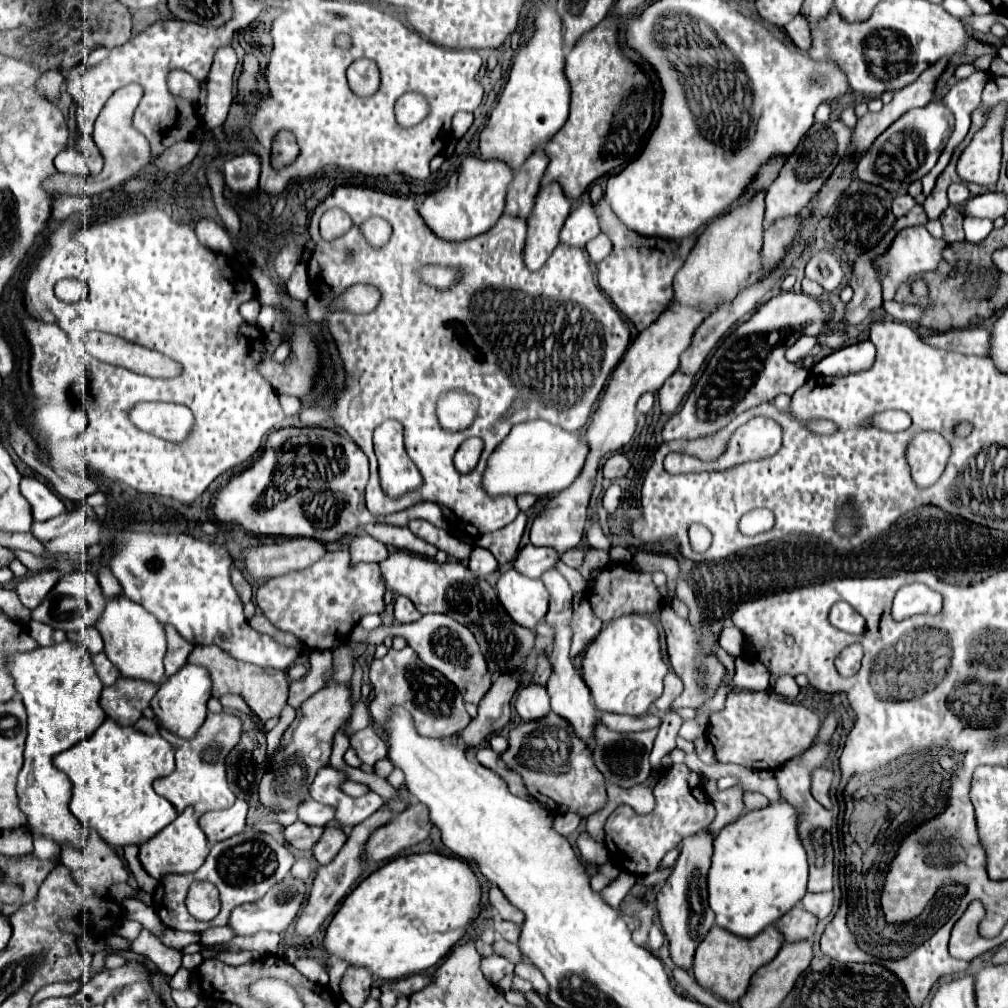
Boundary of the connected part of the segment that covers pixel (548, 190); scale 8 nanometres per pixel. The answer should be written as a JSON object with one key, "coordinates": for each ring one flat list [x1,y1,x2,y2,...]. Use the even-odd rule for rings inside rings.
{"coordinates":[[549,184,539,190,527,220,529,240,525,240,525,266,531,272,539,270,559,244,559,232,569,210,571,202,565,198,559,184]]}

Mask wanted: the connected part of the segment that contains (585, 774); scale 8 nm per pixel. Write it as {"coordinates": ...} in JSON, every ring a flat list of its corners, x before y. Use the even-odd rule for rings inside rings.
{"coordinates":[[555,714,513,728,509,734,509,748,501,754,501,760,521,774,529,794,555,814,575,812,587,818,607,804,605,778,595,768,591,750,575,736,573,728]]}

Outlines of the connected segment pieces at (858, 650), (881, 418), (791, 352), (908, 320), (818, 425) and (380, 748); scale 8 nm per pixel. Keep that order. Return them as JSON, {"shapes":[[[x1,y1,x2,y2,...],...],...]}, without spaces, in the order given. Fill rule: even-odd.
{"shapes":[[[851,644,841,650,841,654,835,660,835,666,839,674,849,675,861,668,861,658,863,658,863,648,861,644]],[[887,410,887,412,873,416,869,420,869,426,875,426,875,428,887,430,887,432,901,432,911,426,911,418,909,418,909,414,905,414,901,410]],[[801,336,801,338,785,352,785,358,787,358,789,362,797,362,797,360,805,358,807,354,811,354,811,350,813,350,815,344,817,344,817,338,813,338,813,336]],[[883,302,881,306,889,316,893,316,897,322,903,322,903,324,917,324,919,316,921,316,921,308,919,306,911,306,911,304,899,304,899,302]],[[821,419,817,422,809,422,809,430,815,434,835,434,837,426,832,421]],[[367,726,355,734,351,734,351,748,365,764,375,764,377,760,387,756,387,742,377,734,375,726]]]}

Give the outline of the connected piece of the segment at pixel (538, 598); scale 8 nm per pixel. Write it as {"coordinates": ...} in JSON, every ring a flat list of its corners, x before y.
{"coordinates":[[513,568,501,574,497,582,497,596,511,620,523,628,533,630,547,614,549,592,543,588,543,582,519,576]]}

